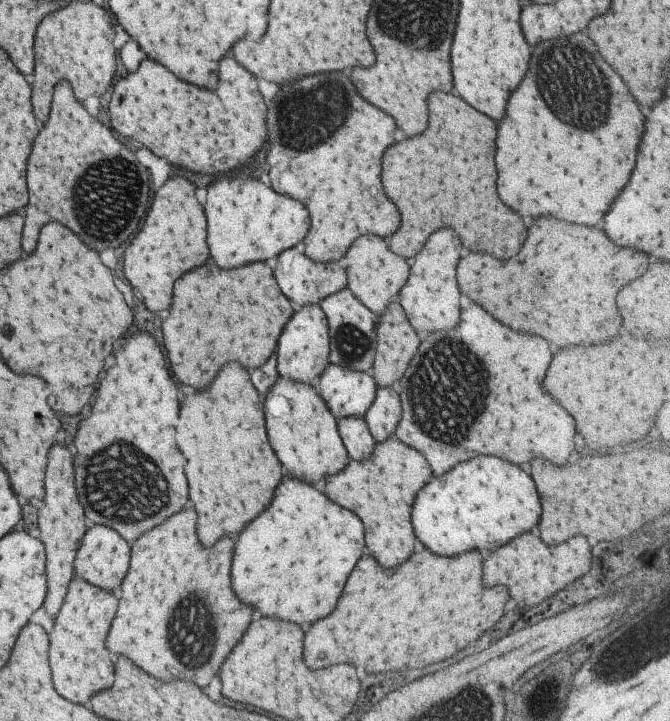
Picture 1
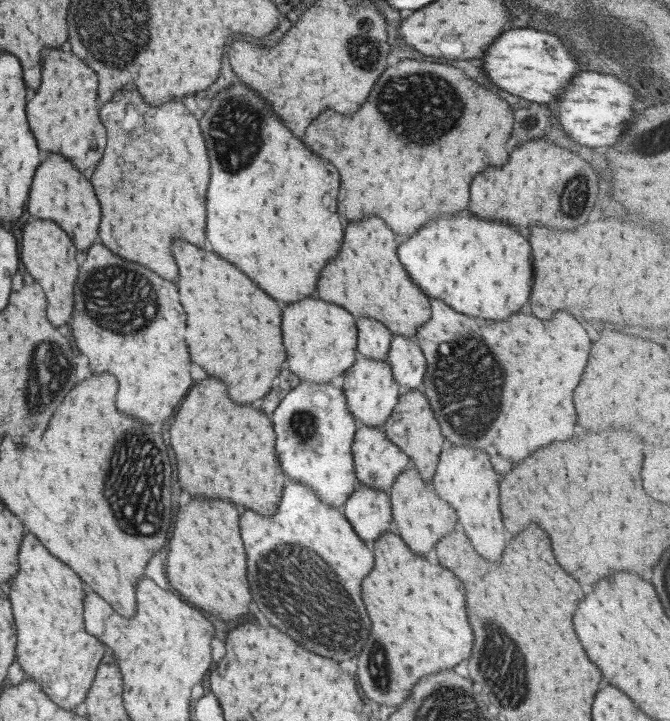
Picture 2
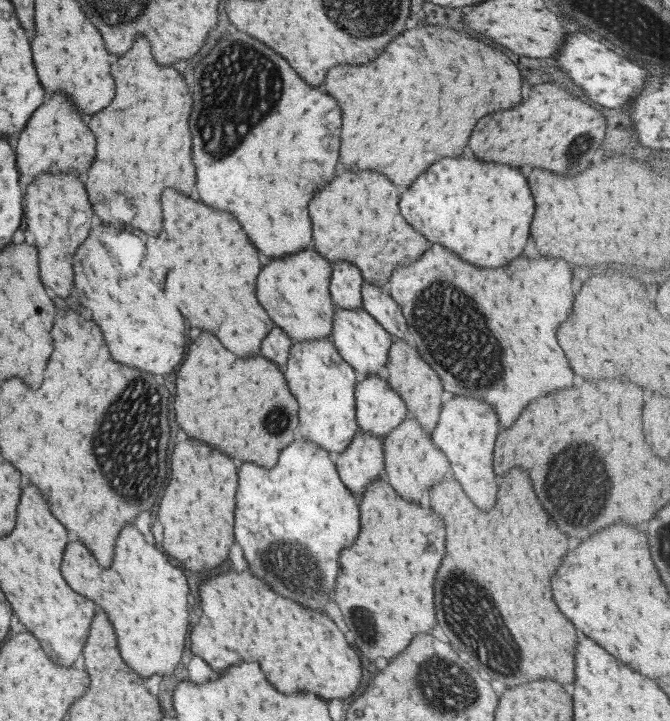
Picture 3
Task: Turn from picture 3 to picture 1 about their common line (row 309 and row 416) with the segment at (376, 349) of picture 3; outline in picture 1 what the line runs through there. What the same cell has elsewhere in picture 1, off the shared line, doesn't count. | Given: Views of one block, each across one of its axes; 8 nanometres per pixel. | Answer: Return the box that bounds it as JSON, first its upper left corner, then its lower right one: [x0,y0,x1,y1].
[317,363,375,419]

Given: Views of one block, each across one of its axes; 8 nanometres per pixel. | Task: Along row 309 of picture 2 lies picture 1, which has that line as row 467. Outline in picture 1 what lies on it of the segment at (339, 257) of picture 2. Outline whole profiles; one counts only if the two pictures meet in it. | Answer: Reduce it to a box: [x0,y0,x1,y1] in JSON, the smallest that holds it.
[323,436,432,568]

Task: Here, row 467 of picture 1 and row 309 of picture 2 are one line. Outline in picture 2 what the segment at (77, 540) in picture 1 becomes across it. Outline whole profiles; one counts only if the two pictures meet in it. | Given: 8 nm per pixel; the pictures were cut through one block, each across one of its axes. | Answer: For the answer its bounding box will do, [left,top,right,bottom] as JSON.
[21,220,79,326]

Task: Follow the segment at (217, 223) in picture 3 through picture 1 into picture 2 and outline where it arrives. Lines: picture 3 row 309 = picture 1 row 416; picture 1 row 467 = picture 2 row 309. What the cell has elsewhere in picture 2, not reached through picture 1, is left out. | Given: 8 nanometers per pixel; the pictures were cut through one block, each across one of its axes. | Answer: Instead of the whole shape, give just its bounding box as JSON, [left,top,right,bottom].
[169,240,285,404]

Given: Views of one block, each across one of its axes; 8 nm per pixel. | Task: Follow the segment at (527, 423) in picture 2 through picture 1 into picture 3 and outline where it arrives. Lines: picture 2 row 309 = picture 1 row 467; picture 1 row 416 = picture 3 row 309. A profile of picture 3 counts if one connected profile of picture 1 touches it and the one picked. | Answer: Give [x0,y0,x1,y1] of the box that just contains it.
[385,246,573,428]

